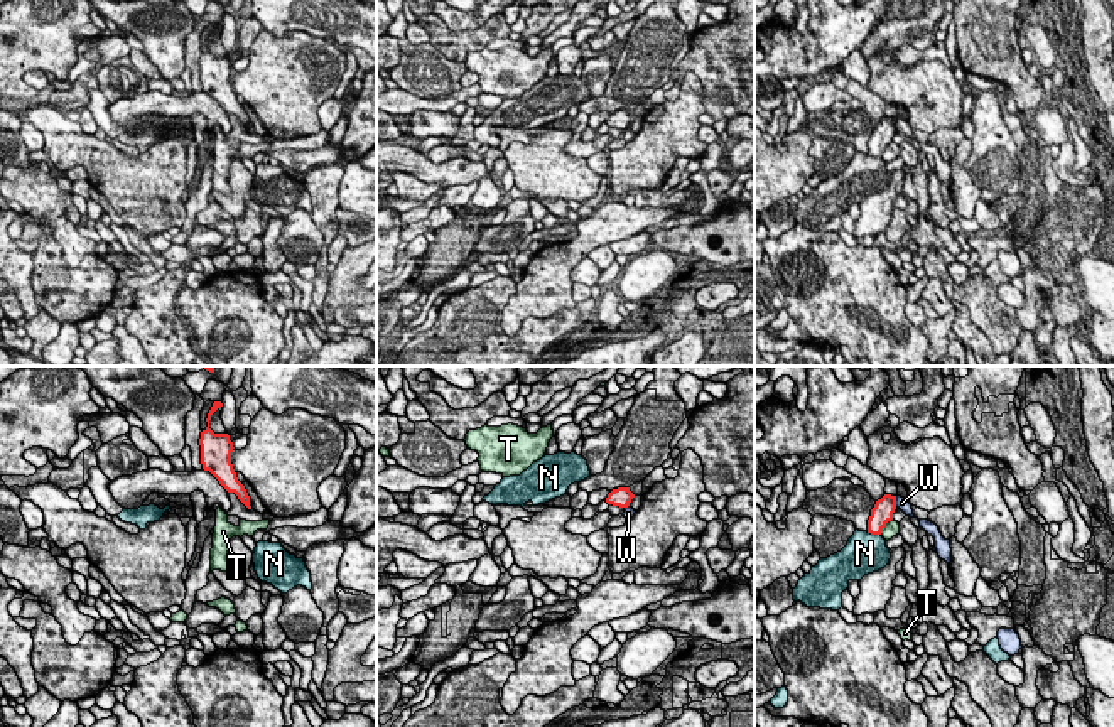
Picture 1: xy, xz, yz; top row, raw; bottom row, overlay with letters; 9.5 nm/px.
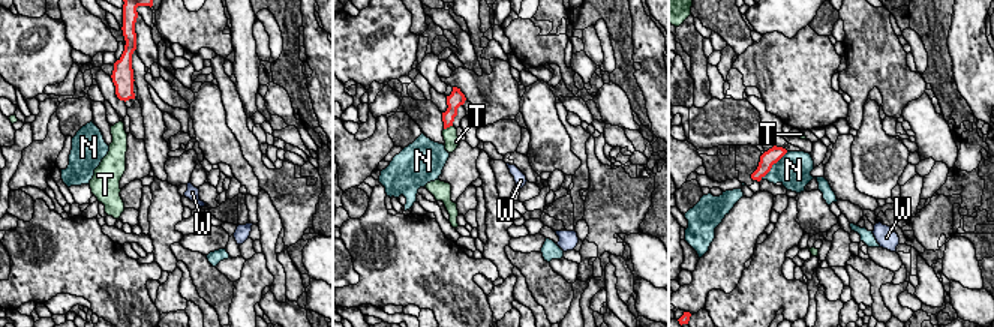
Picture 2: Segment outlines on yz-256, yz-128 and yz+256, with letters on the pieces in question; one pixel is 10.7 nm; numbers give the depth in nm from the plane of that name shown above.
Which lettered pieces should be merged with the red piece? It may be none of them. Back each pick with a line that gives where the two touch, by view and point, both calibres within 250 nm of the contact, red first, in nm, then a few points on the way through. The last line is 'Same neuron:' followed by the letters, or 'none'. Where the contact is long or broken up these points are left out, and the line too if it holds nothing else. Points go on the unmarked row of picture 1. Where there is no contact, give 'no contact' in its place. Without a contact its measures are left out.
Same neuron: none

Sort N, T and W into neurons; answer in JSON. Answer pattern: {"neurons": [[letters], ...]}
{"neurons": [["N"], ["T"], ["W"]]}

